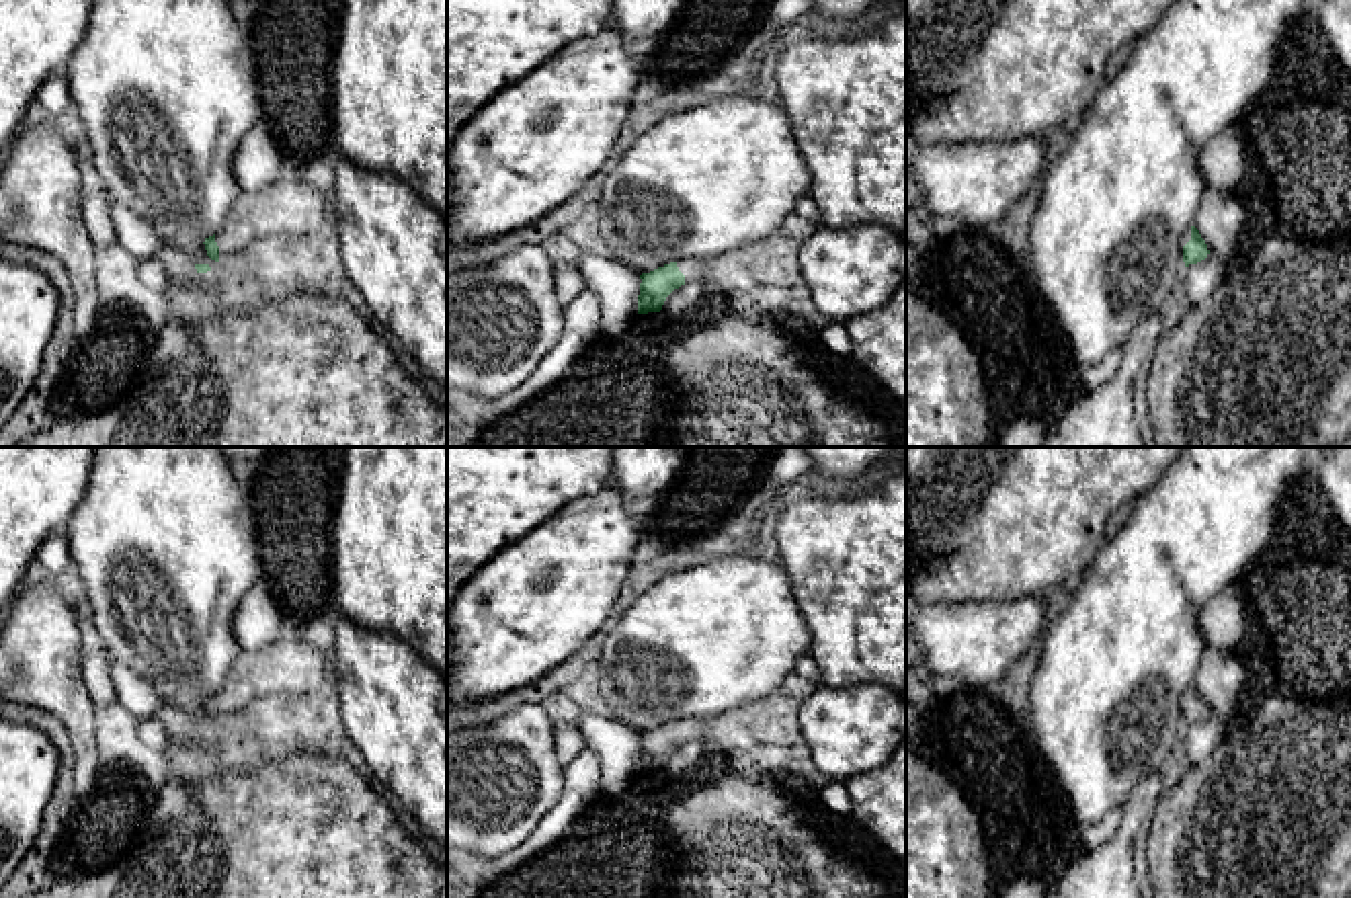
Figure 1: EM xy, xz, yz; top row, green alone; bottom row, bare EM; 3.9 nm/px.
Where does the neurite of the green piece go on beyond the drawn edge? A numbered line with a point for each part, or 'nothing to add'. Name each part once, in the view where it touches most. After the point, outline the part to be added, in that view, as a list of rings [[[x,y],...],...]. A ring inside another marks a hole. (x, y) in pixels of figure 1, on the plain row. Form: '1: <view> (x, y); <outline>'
1: xy (290, 663); [[[287,629],[269,646],[238,654],[223,687],[215,693],[219,720],[228,720],[258,697],[314,689],[324,675],[324,654],[295,629]]]

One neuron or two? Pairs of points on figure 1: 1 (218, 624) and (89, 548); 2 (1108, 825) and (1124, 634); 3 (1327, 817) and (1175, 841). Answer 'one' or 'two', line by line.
1: one
2: two
3: one

